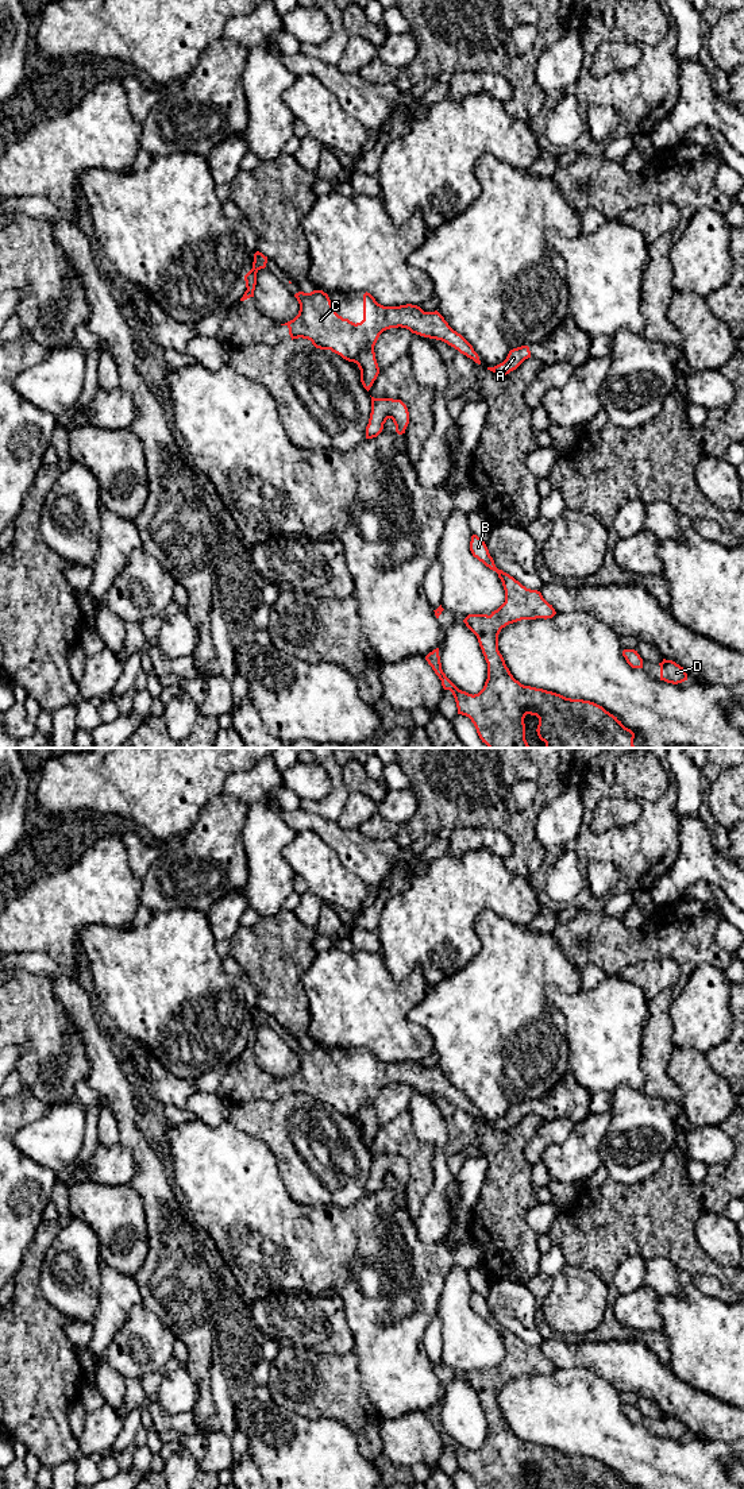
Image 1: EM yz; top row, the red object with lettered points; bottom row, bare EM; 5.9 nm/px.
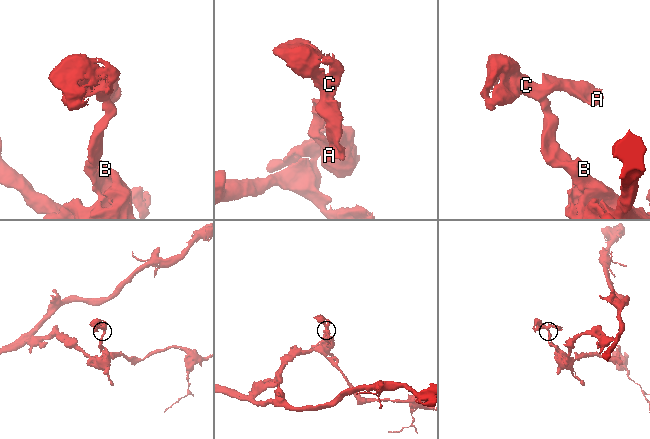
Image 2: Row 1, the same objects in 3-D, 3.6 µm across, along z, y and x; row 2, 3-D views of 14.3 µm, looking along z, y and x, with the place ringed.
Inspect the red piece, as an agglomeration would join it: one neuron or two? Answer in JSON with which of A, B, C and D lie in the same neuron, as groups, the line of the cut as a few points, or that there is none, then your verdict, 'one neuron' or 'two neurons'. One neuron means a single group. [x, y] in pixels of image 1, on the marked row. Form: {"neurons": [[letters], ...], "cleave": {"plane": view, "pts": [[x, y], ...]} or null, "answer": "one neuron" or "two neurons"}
{"neurons": [["A", "C"], ["B", "D"]], "cleave": {"plane": "yz", "pts": [[373, 348], [362, 353], [354, 362]]}, "answer": "two neurons"}

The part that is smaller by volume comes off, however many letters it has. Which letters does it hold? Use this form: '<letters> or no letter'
A, C

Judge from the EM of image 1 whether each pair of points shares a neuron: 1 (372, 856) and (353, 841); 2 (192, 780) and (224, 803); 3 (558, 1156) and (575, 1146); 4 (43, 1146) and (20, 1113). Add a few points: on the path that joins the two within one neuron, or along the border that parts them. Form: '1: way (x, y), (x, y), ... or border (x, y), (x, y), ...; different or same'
1: way (367, 856), (357, 845); same
2: border (223, 791), (205, 806), (196, 822); different
3: way (562, 1156), (571, 1150); same
4: border (51, 1106), (16, 1134), (15, 1146), (23, 1154); different

